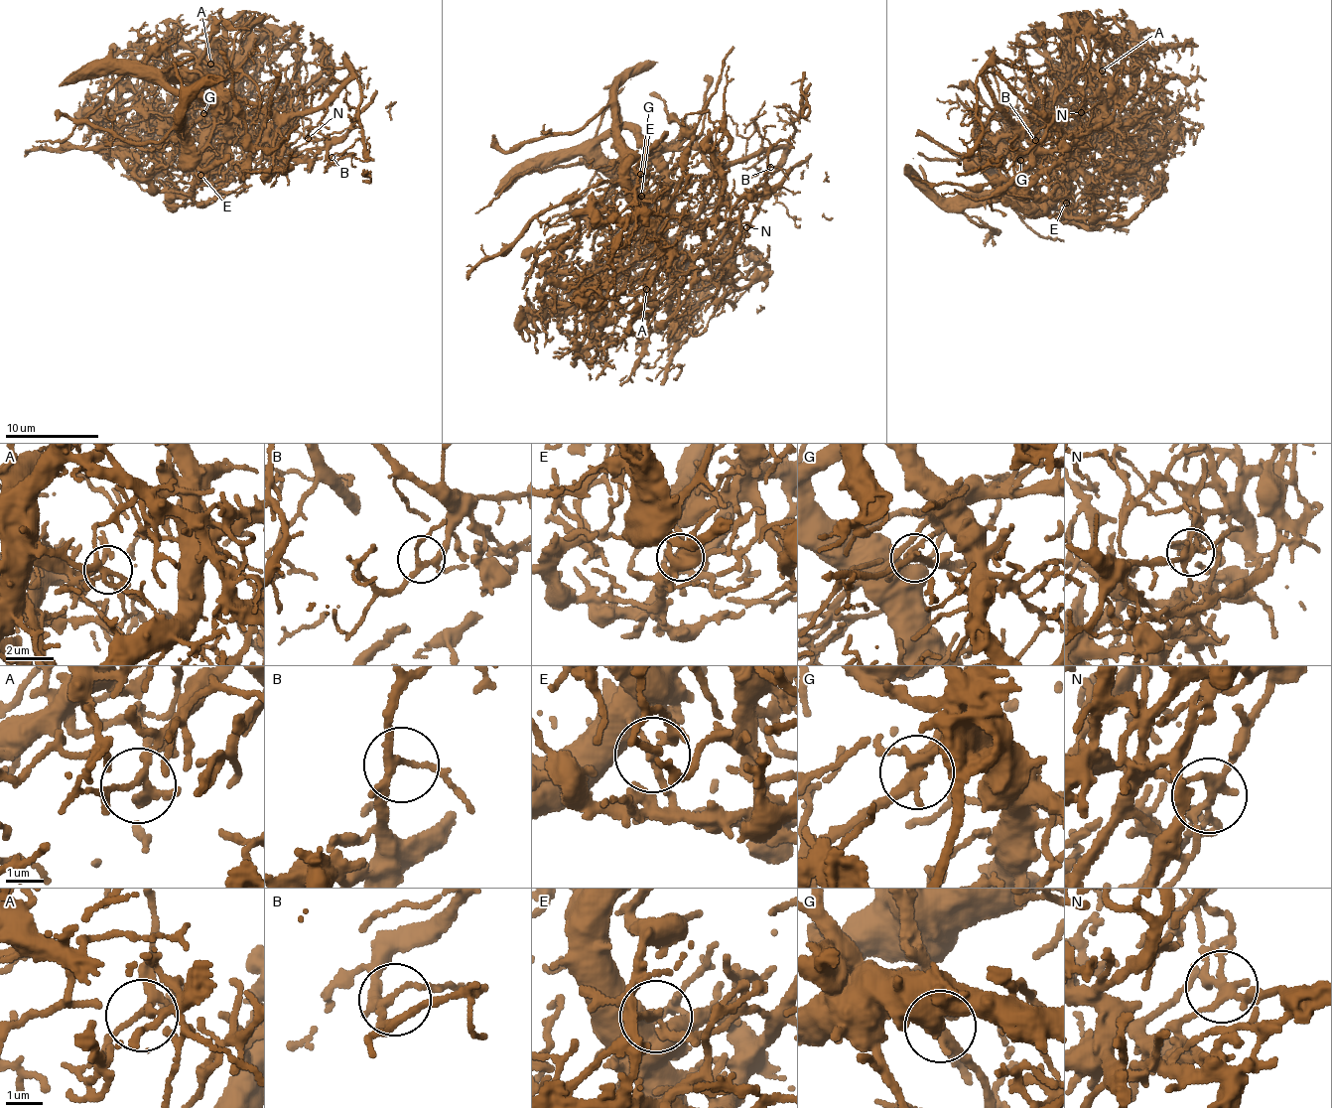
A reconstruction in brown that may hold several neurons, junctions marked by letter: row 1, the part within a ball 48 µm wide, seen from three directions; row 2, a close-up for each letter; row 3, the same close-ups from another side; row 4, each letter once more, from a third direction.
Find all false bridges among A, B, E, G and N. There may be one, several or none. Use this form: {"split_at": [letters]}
{"split_at": ["E", "G", "N"]}

